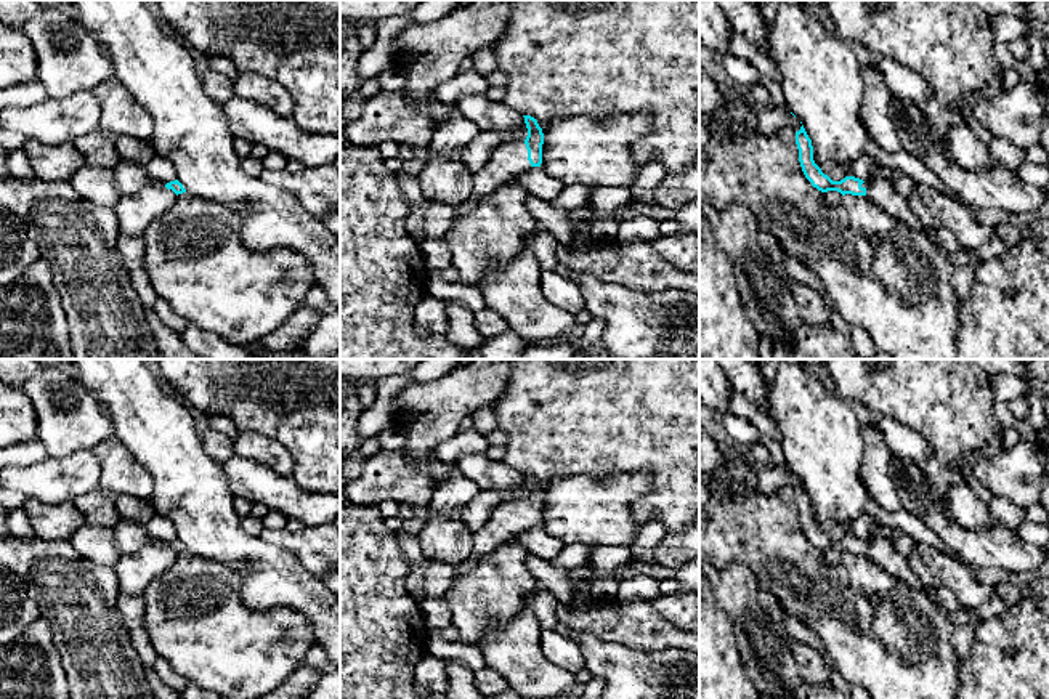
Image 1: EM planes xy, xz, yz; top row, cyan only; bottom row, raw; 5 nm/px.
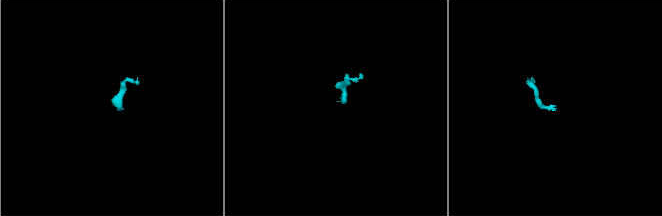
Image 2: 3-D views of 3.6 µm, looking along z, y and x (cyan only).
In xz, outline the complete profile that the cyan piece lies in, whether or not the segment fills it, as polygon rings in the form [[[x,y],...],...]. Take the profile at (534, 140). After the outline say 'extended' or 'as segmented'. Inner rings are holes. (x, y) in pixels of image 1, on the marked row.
[[[523,115],[528,128],[524,139],[505,139],[489,156],[488,162],[473,176],[473,192],[467,202],[456,207],[456,216],[473,212],[476,202],[518,173],[542,164],[544,133],[537,120]]]; extended

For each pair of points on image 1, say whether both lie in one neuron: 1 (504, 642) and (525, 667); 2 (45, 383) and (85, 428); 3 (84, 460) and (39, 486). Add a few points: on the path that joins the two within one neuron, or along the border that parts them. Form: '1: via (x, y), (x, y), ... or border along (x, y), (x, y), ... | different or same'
1: via (510, 648), (520, 661) | same
2: via (53, 395), (74, 417) | same
3: via (72, 472), (64, 480), (50, 481) | same

